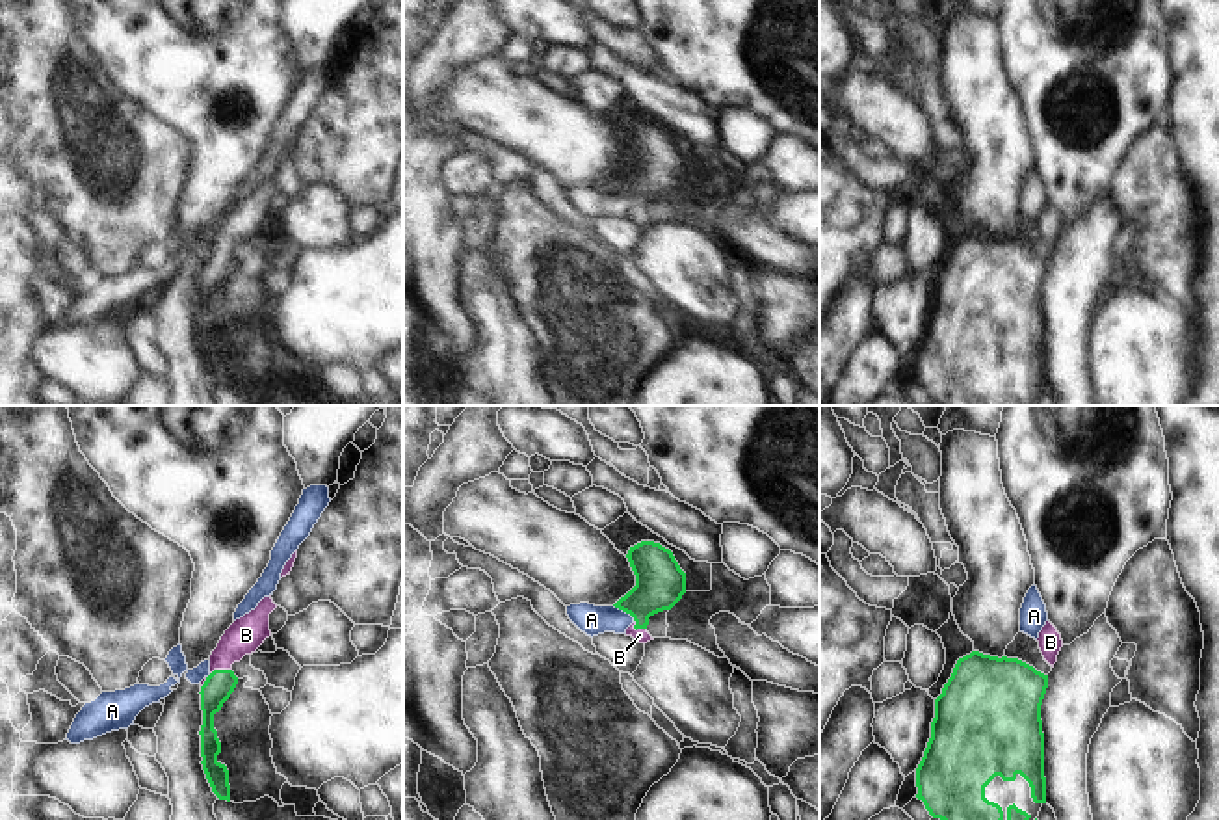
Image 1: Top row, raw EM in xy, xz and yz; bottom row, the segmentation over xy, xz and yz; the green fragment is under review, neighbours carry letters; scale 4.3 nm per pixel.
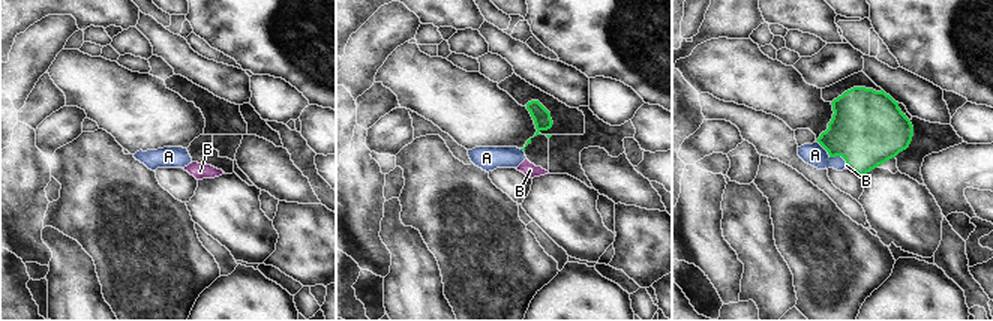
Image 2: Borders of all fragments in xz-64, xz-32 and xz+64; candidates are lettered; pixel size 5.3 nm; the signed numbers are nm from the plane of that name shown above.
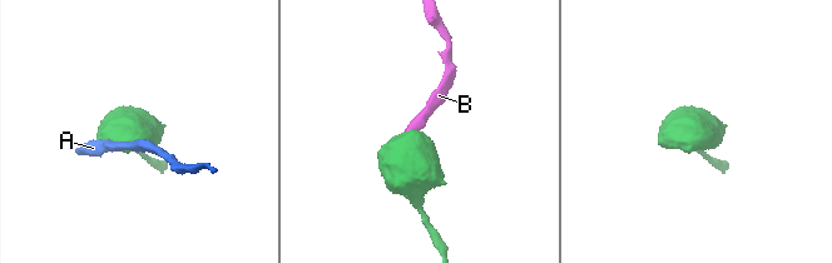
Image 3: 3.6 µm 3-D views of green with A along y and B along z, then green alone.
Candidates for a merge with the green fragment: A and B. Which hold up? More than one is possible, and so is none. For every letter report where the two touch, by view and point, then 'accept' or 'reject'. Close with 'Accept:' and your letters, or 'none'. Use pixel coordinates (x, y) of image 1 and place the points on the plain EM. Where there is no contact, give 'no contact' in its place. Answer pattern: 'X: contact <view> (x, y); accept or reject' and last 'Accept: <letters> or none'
A: contact xz (625, 194); reject
B: contact xy (220, 253); accept
Accept: B

